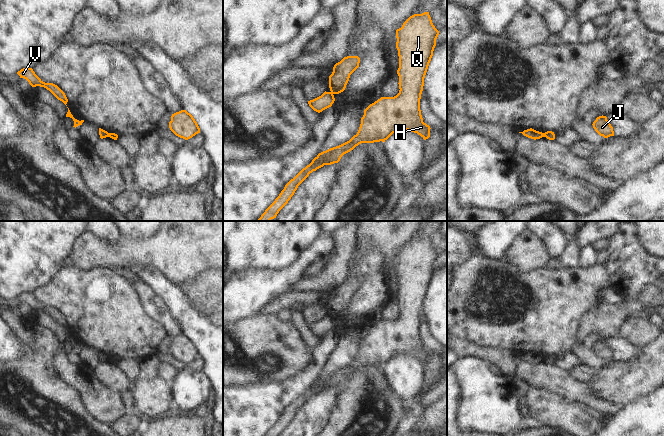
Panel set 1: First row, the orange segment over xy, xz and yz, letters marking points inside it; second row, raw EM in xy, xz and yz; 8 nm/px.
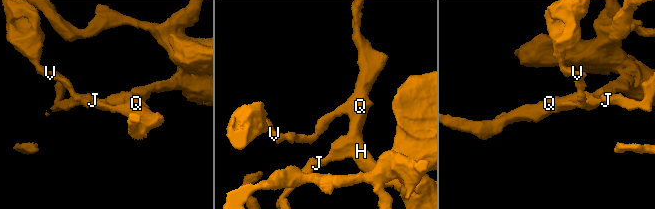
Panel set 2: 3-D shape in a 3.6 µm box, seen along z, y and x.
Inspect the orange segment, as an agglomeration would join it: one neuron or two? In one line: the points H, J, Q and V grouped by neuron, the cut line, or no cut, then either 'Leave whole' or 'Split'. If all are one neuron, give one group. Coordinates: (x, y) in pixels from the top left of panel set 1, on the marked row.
Groups: H J Q / V. Split along yz (542, 133), (544, 136). Split

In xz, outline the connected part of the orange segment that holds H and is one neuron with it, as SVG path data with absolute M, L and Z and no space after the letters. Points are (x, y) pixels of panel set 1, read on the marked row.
M429 12L410 16L402 27L396 30L399 93L394 97L381 97L370 104L364 110L357 134L349 141L319 153L285 185L257 221L276 218L310 173L324 165L338 163L344 154L361 143L385 142L400 130L417 133L424 140L430 137L431 128L423 122L420 99L438 35L439 31L433 25Z

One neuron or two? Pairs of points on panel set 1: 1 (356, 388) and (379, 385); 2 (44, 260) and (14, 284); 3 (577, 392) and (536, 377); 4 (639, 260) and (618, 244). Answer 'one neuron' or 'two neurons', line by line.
1: one neuron
2: one neuron
3: one neuron
4: one neuron

